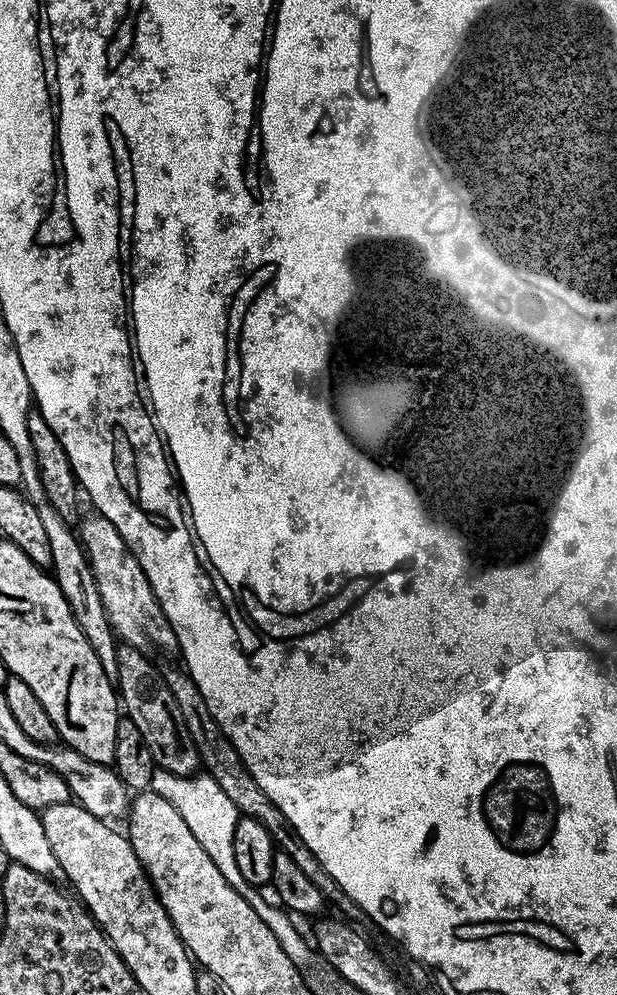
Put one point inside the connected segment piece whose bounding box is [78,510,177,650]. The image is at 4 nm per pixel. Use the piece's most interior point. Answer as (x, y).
(135, 615)

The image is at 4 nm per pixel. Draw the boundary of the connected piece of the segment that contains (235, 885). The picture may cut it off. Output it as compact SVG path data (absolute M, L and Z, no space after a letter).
M157 770L152 775L151 791L156 792L162 798L166 798L166 802L170 802L176 807L178 814L182 814L182 819L186 821L186 826L190 826L194 838L206 842L210 858L218 866L218 870L221 870L231 888L236 889L246 902L250 902L250 906L254 908L258 918L262 918L262 922L266 922L266 926L270 926L270 934L274 934L274 938L278 938L282 950L286 950L286 954L295 962L297 968L307 969L307 964L311 962L312 956L314 957L314 948L309 937L305 933L304 937L296 929L295 922L297 923L297 921L283 907L277 906L275 903L272 905L270 901L264 900L263 895L265 893L259 888L253 888L252 884L246 882L246 878L239 873L234 857L234 829L240 815L237 807L234 806L234 802L231 802L230 798L223 793L222 788L218 786L214 778L210 778L206 774L172 776L169 772Z

